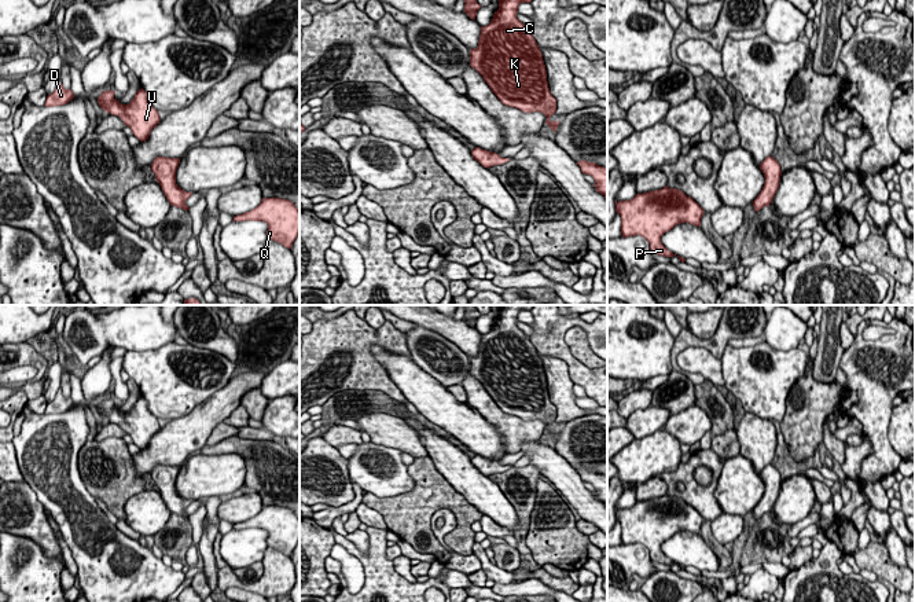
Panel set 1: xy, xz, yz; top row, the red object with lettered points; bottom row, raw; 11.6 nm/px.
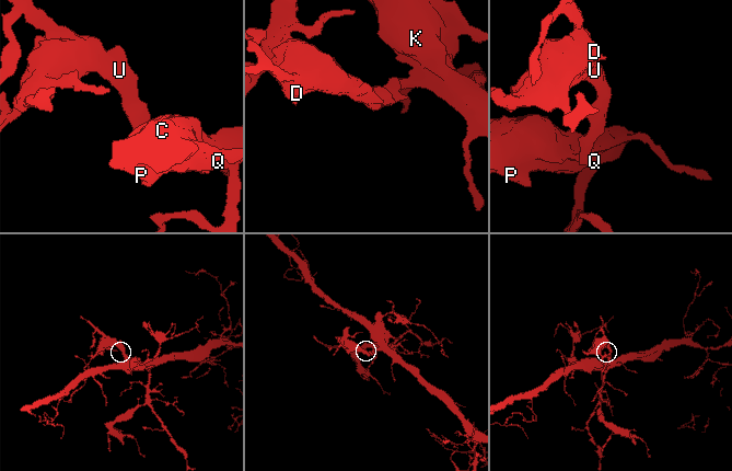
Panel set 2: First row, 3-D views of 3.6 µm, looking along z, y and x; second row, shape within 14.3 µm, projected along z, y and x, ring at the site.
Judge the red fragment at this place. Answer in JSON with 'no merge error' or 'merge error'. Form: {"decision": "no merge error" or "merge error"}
{"decision": "no merge error"}

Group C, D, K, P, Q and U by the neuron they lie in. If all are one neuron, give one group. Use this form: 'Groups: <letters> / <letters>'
Groups: C D K P Q U

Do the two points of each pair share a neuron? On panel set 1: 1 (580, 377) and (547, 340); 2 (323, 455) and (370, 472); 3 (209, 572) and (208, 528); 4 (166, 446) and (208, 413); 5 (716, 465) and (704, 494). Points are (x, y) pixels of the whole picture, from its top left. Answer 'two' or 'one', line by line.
1: one
2: two
3: one
4: one
5: one

